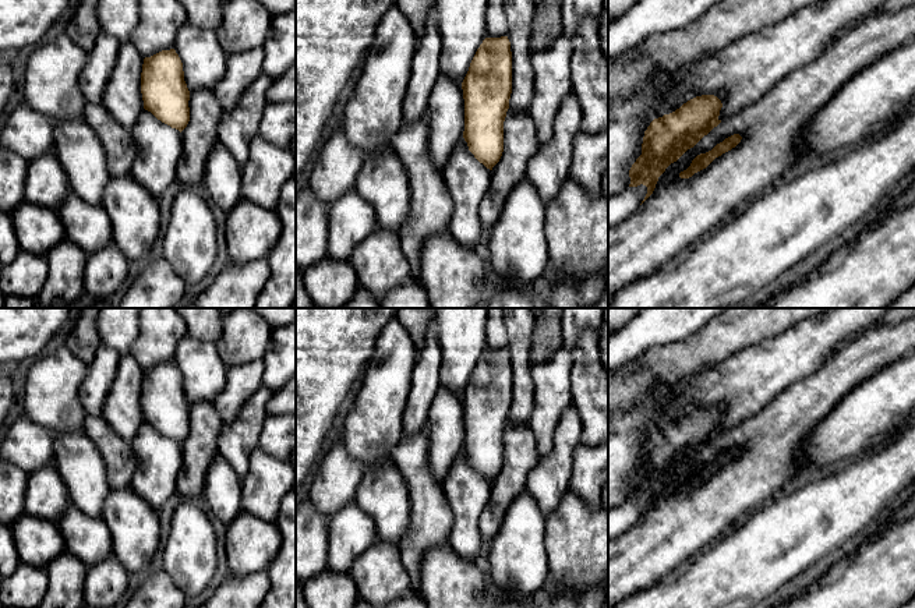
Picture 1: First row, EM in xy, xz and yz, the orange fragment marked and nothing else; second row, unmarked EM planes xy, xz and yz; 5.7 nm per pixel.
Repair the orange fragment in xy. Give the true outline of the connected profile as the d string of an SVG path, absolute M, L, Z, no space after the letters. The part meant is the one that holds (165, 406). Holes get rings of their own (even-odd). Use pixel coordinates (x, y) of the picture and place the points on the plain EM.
M174 361L144 371L141 385L144 421L158 432L179 442L190 434L190 403L184 393L183 375Z

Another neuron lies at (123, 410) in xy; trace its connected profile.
M131 354L121 356L102 417L120 438L131 443L144 423L141 385L144 370Z

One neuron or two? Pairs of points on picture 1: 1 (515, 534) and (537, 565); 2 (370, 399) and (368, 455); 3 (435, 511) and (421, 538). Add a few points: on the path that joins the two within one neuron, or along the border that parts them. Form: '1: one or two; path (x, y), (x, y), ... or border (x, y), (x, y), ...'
1: one; path (520, 541), (520, 548), (530, 558)
2: one; path (370, 413), (370, 441)
3: one; path (431, 518), (426, 532)

